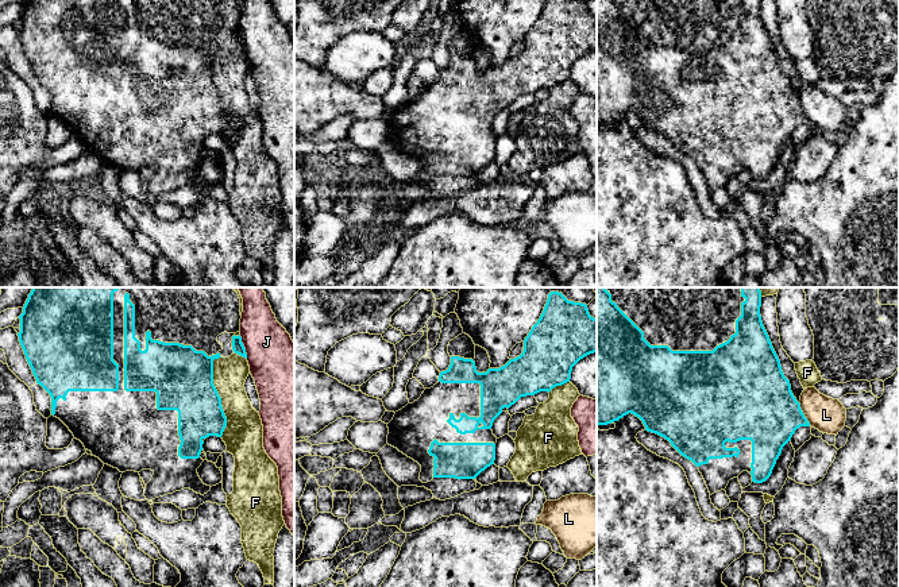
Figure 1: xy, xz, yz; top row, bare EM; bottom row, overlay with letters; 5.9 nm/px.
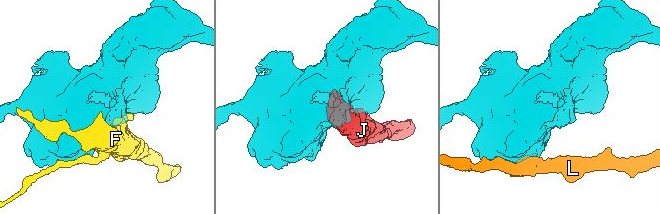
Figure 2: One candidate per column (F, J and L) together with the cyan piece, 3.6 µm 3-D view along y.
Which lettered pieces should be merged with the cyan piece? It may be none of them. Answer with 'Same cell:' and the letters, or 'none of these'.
Same cell: none of these

